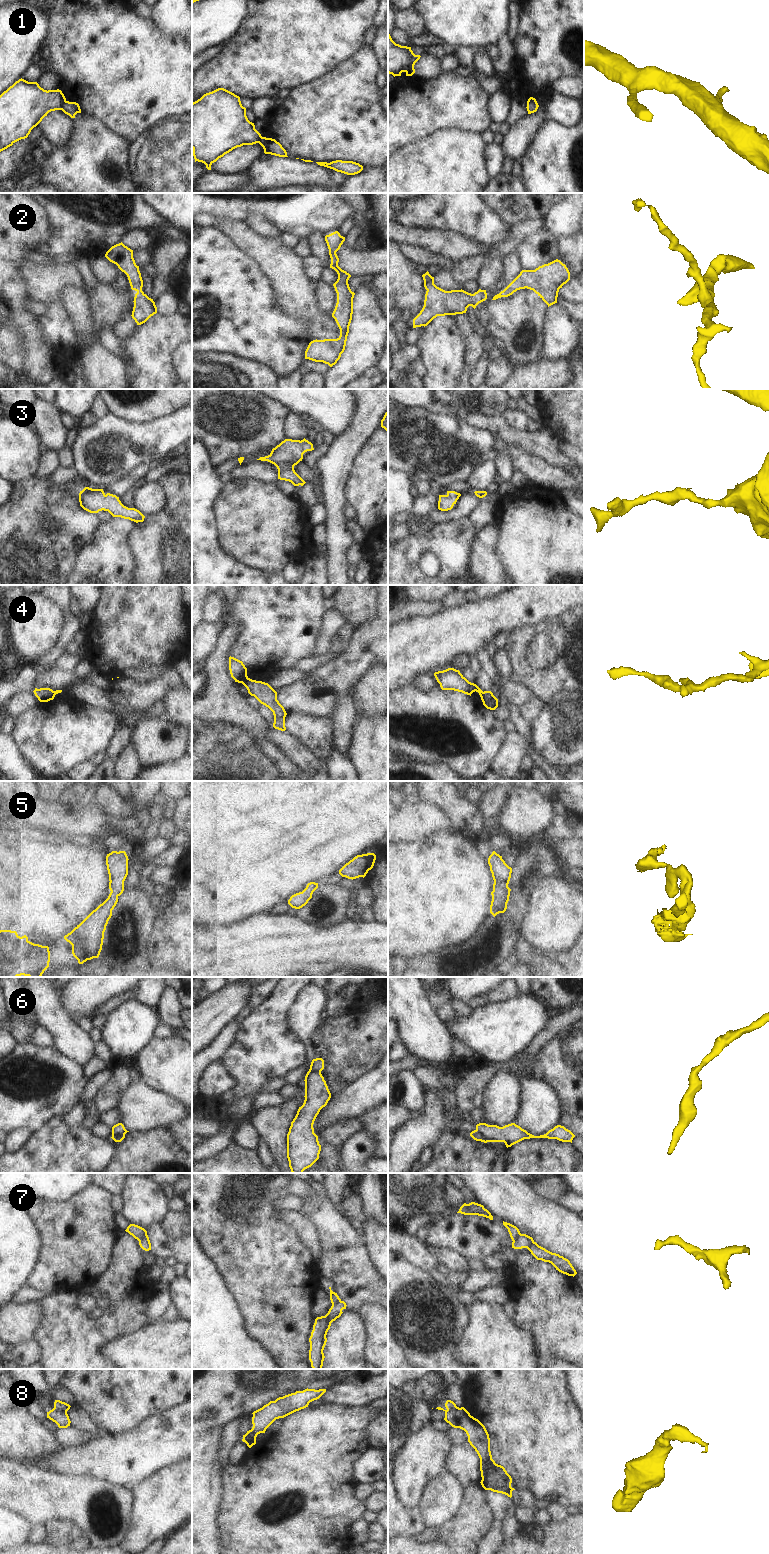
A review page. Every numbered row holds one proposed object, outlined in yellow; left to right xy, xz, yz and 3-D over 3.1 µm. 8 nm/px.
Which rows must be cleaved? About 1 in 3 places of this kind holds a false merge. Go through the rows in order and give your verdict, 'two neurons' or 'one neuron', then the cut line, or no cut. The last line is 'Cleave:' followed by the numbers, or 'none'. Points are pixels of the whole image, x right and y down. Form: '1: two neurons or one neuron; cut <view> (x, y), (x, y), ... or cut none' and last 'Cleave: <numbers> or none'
1: two neurons; cut xy (65, 100), (60, 109)
2: one neuron; cut none
3: one neuron; cut none
4: two neurons; cut xz (248, 678), (242, 683)
5: one neuron; cut none
6: two neurons; cut xy (126, 1130), (112, 1138)
7: one neuron; cut none
8: two neurons; cut xy (54, 1406), (66, 1412)
Cleave: 1, 4, 6, 8

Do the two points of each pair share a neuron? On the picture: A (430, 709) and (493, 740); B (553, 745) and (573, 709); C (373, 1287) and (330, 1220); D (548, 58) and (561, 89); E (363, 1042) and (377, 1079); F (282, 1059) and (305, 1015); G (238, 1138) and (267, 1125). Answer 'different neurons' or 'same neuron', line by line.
A: same neuron
B: same neuron
C: same neuron
D: different neurons
E: different neurons
F: different neurons
G: different neurons

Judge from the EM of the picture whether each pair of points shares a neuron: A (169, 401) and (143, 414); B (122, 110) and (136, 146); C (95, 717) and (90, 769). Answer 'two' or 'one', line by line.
A: one
B: two
C: two

